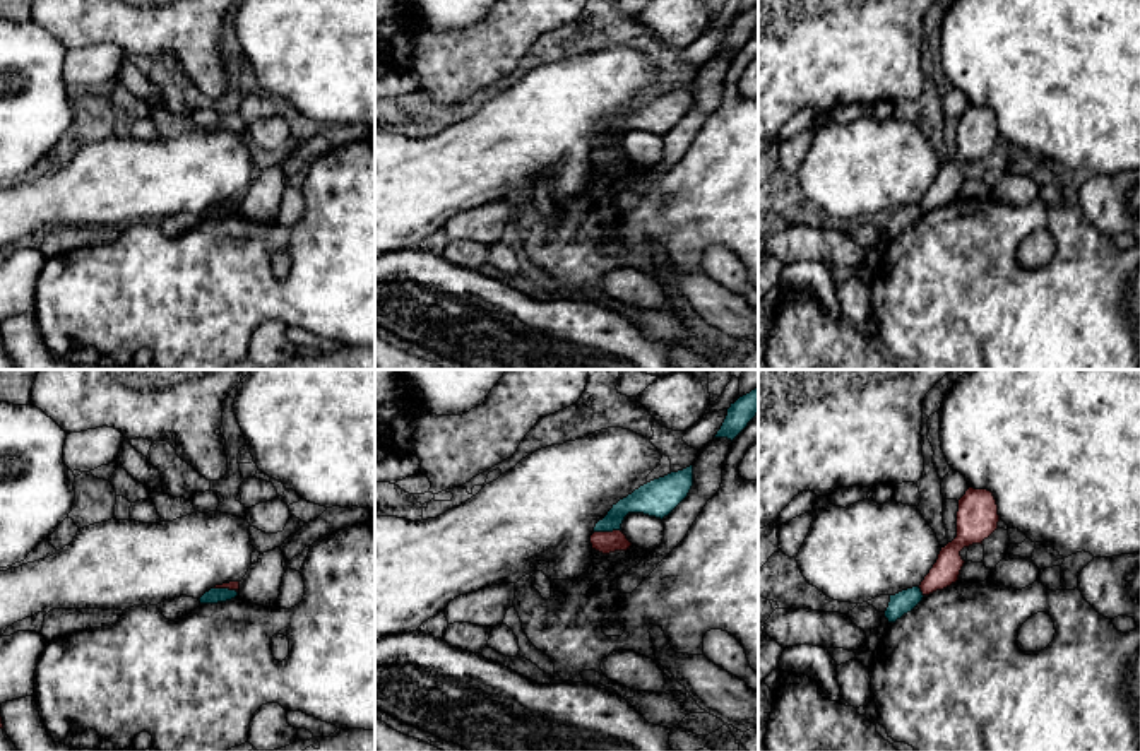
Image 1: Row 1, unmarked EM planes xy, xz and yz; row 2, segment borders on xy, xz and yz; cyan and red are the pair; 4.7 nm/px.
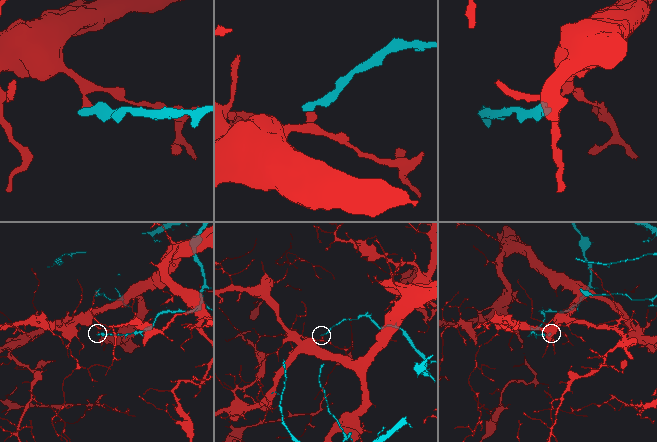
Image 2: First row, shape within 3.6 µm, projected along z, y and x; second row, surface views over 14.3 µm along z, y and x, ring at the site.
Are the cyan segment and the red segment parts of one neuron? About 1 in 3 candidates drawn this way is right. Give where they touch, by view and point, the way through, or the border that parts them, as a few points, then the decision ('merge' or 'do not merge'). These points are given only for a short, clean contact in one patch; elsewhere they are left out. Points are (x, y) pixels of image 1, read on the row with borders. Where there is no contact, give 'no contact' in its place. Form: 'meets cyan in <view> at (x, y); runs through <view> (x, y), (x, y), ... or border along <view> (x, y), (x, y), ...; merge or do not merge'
meets cyan in xz at (606, 531); border along xz (620, 529), (594, 532); do not merge

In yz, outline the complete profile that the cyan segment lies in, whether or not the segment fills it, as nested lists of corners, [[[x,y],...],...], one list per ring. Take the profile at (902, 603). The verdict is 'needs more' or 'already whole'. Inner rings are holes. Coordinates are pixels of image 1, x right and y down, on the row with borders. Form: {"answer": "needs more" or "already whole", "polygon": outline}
{"answer": "already whole", "polygon": [[[912,587],[895,595],[890,595],[885,618],[888,619],[888,623],[895,623],[904,614],[911,612],[923,600],[923,597],[924,595],[919,587]]]}

